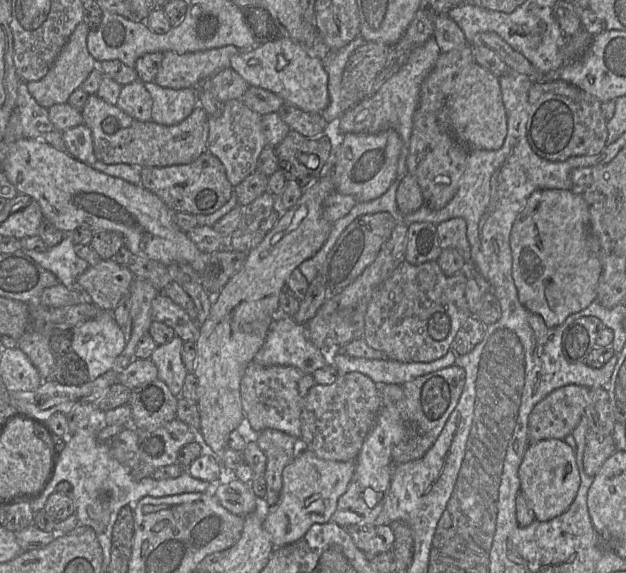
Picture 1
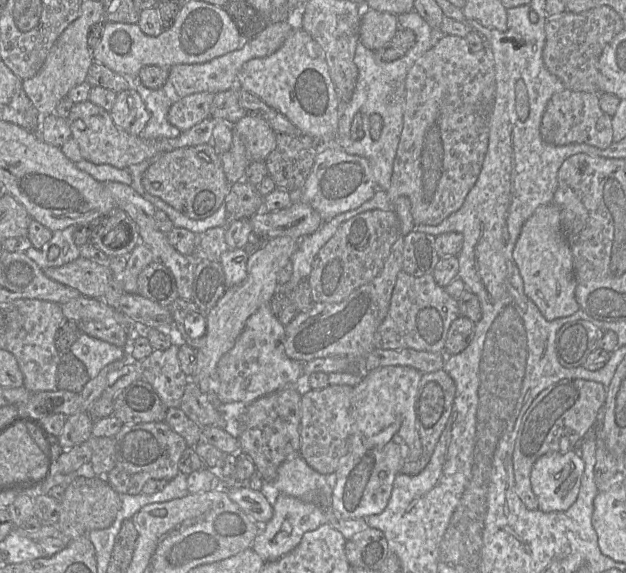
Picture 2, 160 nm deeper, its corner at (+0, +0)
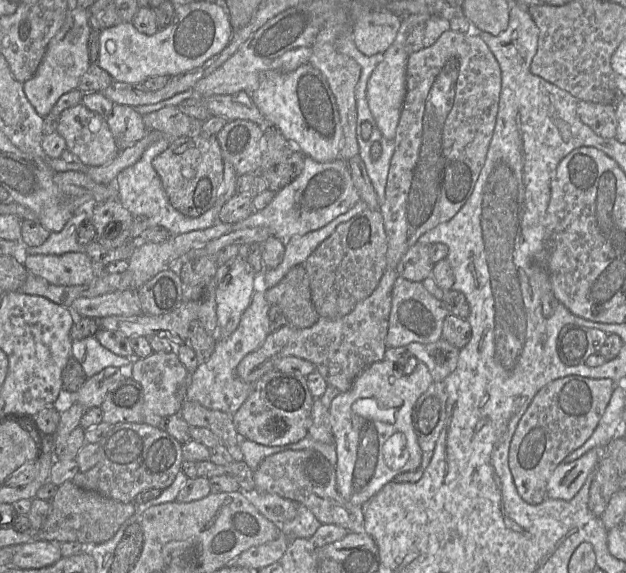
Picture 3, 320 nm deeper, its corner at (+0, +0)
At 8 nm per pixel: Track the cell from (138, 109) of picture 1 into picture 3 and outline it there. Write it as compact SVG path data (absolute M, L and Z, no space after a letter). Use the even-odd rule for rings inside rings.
M114 104L106 120L120 152L135 145L146 134L143 116L132 106Z

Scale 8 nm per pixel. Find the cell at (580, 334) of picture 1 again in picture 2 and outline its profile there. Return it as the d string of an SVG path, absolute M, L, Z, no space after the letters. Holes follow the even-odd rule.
M586 320L563 325L556 333L555 350L559 362L568 368L582 366L587 356L599 348L604 331Z

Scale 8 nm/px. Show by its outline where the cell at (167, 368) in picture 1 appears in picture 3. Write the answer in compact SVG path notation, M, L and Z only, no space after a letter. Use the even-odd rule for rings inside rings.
M176 349L169 352L152 352L145 358L133 359L128 375L138 382L143 390L143 422L157 427L157 423L167 416L180 414L186 401L189 373L178 359Z

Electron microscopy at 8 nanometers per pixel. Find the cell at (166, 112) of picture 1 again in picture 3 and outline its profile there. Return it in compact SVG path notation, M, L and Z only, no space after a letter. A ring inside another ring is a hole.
M166 138L157 140L144 151L141 158L135 164L125 168L117 175L114 186L117 189L120 203L132 216L148 217L152 219L156 225L166 228L172 235L203 230L220 223L219 213L221 207L213 206L199 217L190 218L177 211L169 202L161 179L152 166L152 161L157 155L166 150L172 141L173 140Z

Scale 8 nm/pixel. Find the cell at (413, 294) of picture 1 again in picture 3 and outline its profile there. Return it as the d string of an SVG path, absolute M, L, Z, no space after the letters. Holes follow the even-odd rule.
M398 276L392 291L386 347L397 348L411 343L429 344L442 339L443 322L449 314L445 304L431 295L422 282L413 282Z

